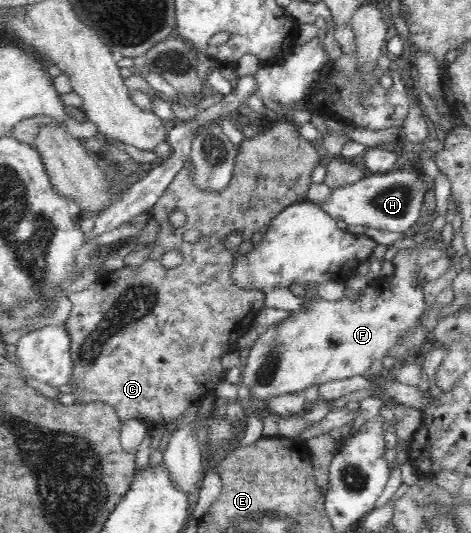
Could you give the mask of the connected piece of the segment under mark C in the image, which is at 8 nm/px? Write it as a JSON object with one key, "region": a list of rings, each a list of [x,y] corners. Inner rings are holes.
{"region":[[[280,118],[280,119],[279,119],[279,120],[278,120],[278,121],[277,121],[277,120],[276,120],[276,121],[275,121],[275,120],[274,120],[274,121],[273,121],[273,123],[271,123],[271,124],[270,124],[270,125],[269,125],[269,126],[267,126],[267,127],[266,127],[266,128],[265,128],[265,129],[262,129],[262,131],[261,131],[261,132],[260,132],[260,134],[259,134],[259,135],[258,135],[258,136],[257,136],[257,137],[256,137],[256,138],[252,138],[252,140],[249,140],[249,139],[244,139],[244,140],[243,140],[243,141],[242,141],[242,142],[241,142],[241,144],[240,144],[240,147],[239,147],[239,149],[237,149],[237,156],[236,156],[236,159],[235,159],[235,168],[234,168],[234,171],[233,171],[233,176],[232,176],[232,179],[231,179],[231,180],[230,180],[230,183],[228,183],[228,184],[226,184],[226,186],[224,186],[224,187],[225,187],[225,188],[224,188],[224,189],[223,189],[223,190],[222,190],[222,191],[204,191],[204,190],[202,190],[202,189],[200,189],[200,187],[199,187],[199,186],[198,186],[198,185],[197,185],[197,184],[196,184],[196,183],[194,183],[194,180],[196,180],[196,179],[194,179],[194,163],[192,163],[192,161],[190,161],[190,160],[188,160],[188,161],[187,161],[187,162],[186,162],[186,163],[185,163],[185,166],[184,166],[184,167],[183,167],[183,168],[182,168],[182,169],[181,169],[181,170],[180,170],[180,172],[178,172],[178,174],[176,174],[176,177],[175,177],[175,178],[174,178],[174,181],[173,181],[173,182],[172,182],[172,183],[170,183],[170,184],[169,184],[169,185],[168,185],[168,189],[167,189],[167,190],[166,190],[166,191],[165,191],[165,192],[164,192],[164,195],[163,195],[163,196],[162,196],[162,197],[161,197],[161,198],[160,198],[160,199],[159,199],[159,200],[158,200],[158,203],[157,203],[157,204],[156,204],[156,205],[155,205],[155,207],[154,207],[154,210],[153,210],[153,214],[152,214],[152,217],[153,217],[153,218],[156,218],[156,220],[158,220],[158,222],[160,222],[160,230],[159,230],[159,233],[158,233],[158,235],[157,235],[157,238],[156,238],[156,240],[155,240],[155,247],[154,247],[154,249],[153,249],[153,251],[152,251],[152,252],[151,252],[151,254],[150,254],[150,255],[149,255],[149,257],[148,257],[148,260],[146,260],[146,262],[144,262],[144,264],[142,264],[142,266],[140,266],[140,268],[139,268],[139,269],[132,269],[132,268],[125,268],[125,267],[124,267],[124,268],[123,268],[123,269],[121,269],[121,270],[118,270],[118,271],[115,271],[115,272],[113,272],[113,271],[111,271],[111,272],[107,272],[107,273],[106,273],[106,274],[105,274],[105,275],[103,275],[103,276],[102,276],[102,277],[100,277],[100,278],[98,278],[98,281],[96,281],[96,282],[94,282],[94,283],[93,283],[93,284],[92,284],[92,285],[90,285],[90,286],[89,286],[89,287],[88,287],[88,289],[87,289],[87,290],[84,290],[84,291],[82,291],[82,292],[69,292],[69,294],[68,294],[68,296],[67,296],[67,297],[68,297],[68,298],[69,298],[69,300],[70,300],[70,301],[71,301],[71,302],[72,302],[72,309],[71,309],[71,313],[70,313],[70,314],[69,314],[69,318],[68,318],[68,320],[67,320],[67,322],[66,322],[66,323],[65,323],[65,327],[66,327],[66,330],[67,330],[67,331],[68,331],[68,332],[69,332],[69,335],[70,335],[70,338],[71,338],[71,347],[70,347],[70,352],[71,352],[71,355],[72,355],[72,360],[73,360],[73,373],[72,373],[72,378],[71,378],[71,382],[70,382],[70,383],[72,383],[72,384],[76,384],[76,386],[77,386],[77,388],[76,388],[76,390],[75,390],[75,393],[76,393],[76,394],[77,394],[77,398],[76,398],[76,403],[82,403],[82,404],[89,404],[89,403],[94,403],[94,402],[97,402],[97,401],[99,401],[99,402],[106,402],[106,403],[107,403],[107,404],[110,404],[110,405],[111,405],[111,406],[112,406],[112,407],[113,407],[113,408],[114,408],[114,409],[115,409],[115,410],[116,410],[116,413],[117,413],[117,415],[118,415],[118,416],[119,416],[119,417],[120,417],[120,420],[121,420],[121,422],[126,422],[126,420],[128,420],[128,418],[132,418],[132,416],[135,416],[135,417],[136,417],[136,418],[137,418],[137,419],[138,419],[138,420],[141,420],[141,421],[142,421],[142,422],[143,422],[143,423],[144,423],[144,424],[147,424],[147,425],[148,425],[148,424],[149,424],[149,423],[151,423],[151,422],[160,422],[160,423],[162,423],[162,424],[164,424],[164,425],[165,425],[165,426],[166,426],[166,425],[168,425],[168,424],[169,424],[169,423],[171,423],[171,422],[174,422],[174,421],[176,421],[176,420],[177,420],[177,419],[178,419],[178,418],[179,418],[179,417],[180,417],[180,416],[181,416],[181,415],[182,415],[182,414],[183,414],[183,413],[185,413],[185,412],[186,412],[186,410],[187,410],[187,409],[188,409],[188,408],[190,408],[190,406],[191,406],[191,405],[194,405],[194,404],[195,404],[195,403],[199,403],[199,401],[200,401],[200,400],[201,400],[201,399],[203,399],[203,398],[204,398],[204,397],[205,397],[205,396],[212,396],[212,395],[214,395],[214,394],[215,394],[215,388],[216,388],[216,386],[218,386],[218,384],[220,384],[220,382],[222,382],[222,381],[224,381],[224,380],[225,380],[225,373],[224,373],[224,368],[223,368],[223,367],[222,367],[222,364],[221,364],[221,363],[220,363],[220,362],[222,362],[222,356],[224,356],[224,354],[226,354],[226,353],[231,353],[231,352],[235,352],[235,351],[238,351],[238,350],[240,350],[240,349],[239,349],[239,347],[238,347],[238,345],[237,345],[237,342],[238,342],[238,338],[240,338],[240,336],[242,336],[242,334],[246,334],[246,332],[248,332],[248,329],[249,329],[249,328],[251,328],[251,326],[252,326],[252,324],[253,324],[253,321],[254,321],[254,320],[255,320],[255,318],[256,318],[256,316],[258,316],[258,314],[259,314],[259,312],[260,312],[260,310],[262,310],[262,304],[264,304],[264,298],[265,298],[265,294],[264,294],[264,293],[262,293],[262,291],[251,291],[251,290],[248,290],[248,289],[242,289],[242,287],[238,287],[238,285],[236,285],[236,284],[233,284],[233,281],[232,281],[232,280],[231,280],[231,273],[232,273],[232,268],[233,268],[233,267],[234,267],[234,266],[235,266],[235,263],[234,263],[234,254],[235,254],[235,253],[236,253],[236,252],[238,252],[238,254],[239,254],[239,255],[240,255],[240,256],[242,256],[242,257],[244,257],[244,256],[245,256],[245,255],[246,255],[246,254],[248,254],[248,252],[250,252],[250,250],[252,250],[252,243],[251,243],[251,241],[250,241],[250,237],[251,237],[251,233],[252,233],[252,232],[253,232],[253,231],[254,231],[254,230],[260,230],[260,228],[262,228],[262,226],[266,226],[266,224],[270,224],[270,221],[271,221],[271,220],[272,220],[272,219],[273,219],[273,218],[274,218],[274,217],[276,217],[276,216],[277,216],[277,215],[278,215],[278,214],[279,214],[279,213],[280,213],[280,212],[282,212],[282,210],[284,210],[284,208],[287,208],[287,207],[288,207],[288,206],[291,206],[291,205],[292,205],[292,204],[300,204],[300,203],[302,203],[302,202],[306,202],[306,201],[307,201],[307,193],[308,193],[308,190],[309,190],[309,188],[310,188],[310,187],[309,187],[309,186],[310,186],[310,185],[311,185],[311,184],[312,184],[312,178],[311,178],[311,177],[312,177],[312,174],[313,174],[313,172],[314,172],[314,170],[315,170],[315,168],[316,168],[316,167],[318,167],[318,166],[319,166],[319,165],[320,165],[320,164],[321,164],[321,160],[322,160],[322,155],[321,155],[321,154],[319,154],[319,153],[318,153],[318,150],[317,150],[317,149],[316,149],[316,148],[315,148],[315,147],[314,147],[314,146],[313,146],[313,144],[312,144],[312,141],[308,141],[308,140],[305,140],[305,139],[304,139],[304,138],[303,138],[303,137],[302,137],[302,136],[301,136],[301,134],[300,134],[300,132],[299,132],[299,129],[300,129],[300,128],[299,128],[299,127],[300,127],[300,121],[299,121],[299,120],[296,120],[296,119],[292,119],[292,118],[286,118],[286,119],[282,119],[282,118]],[[172,212],[184,212],[184,213],[185,213],[185,214],[186,214],[186,222],[184,222],[184,226],[178,226],[178,228],[174,228],[174,227],[173,227],[173,226],[172,226],[172,223],[171,223],[171,220],[170,220],[170,217],[171,217],[171,216],[172,216]],[[233,232],[237,232],[237,233],[239,233],[239,234],[240,234],[240,235],[241,235],[241,242],[240,242],[240,244],[239,244],[239,246],[238,246],[238,248],[237,248],[237,250],[236,250],[236,252],[234,252],[234,250],[232,250],[232,249],[229,249],[229,248],[228,248],[228,247],[226,247],[226,245],[224,245],[224,243],[225,243],[225,242],[226,242],[226,238],[228,238],[228,236],[230,236],[230,234],[232,234],[232,233],[233,233]],[[174,248],[177,248],[177,250],[181,250],[181,251],[182,251],[182,254],[183,254],[183,257],[184,257],[184,262],[182,262],[182,264],[180,264],[180,266],[178,266],[178,268],[172,268],[172,270],[169,270],[169,269],[168,269],[168,268],[165,268],[165,267],[164,267],[164,266],[163,266],[163,265],[162,265],[162,262],[161,262],[161,258],[162,258],[162,254],[164,254],[164,252],[168,252],[168,250],[174,250]]]}

